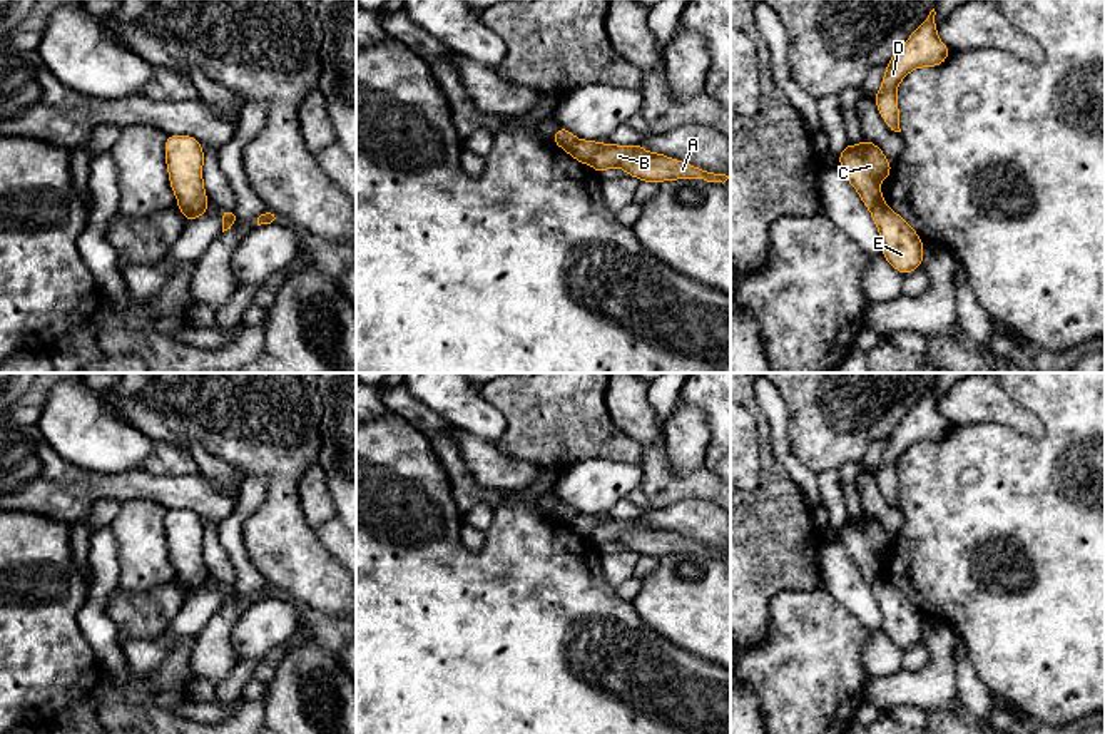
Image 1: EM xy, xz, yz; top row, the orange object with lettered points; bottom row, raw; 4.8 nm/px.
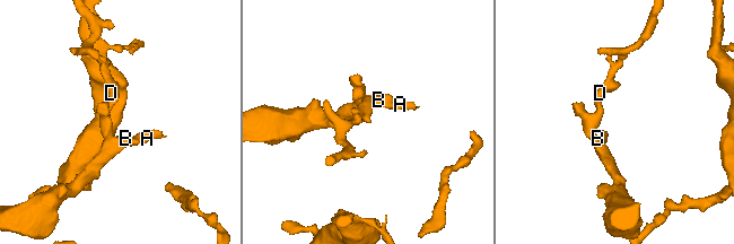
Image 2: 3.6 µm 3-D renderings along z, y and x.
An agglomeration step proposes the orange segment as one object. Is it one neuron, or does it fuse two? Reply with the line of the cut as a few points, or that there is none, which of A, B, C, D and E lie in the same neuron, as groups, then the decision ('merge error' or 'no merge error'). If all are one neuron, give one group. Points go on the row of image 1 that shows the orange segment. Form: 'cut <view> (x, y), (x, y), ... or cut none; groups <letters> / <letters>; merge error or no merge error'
cut xz (575, 137), (560, 146); groups A B E / C D; merge error

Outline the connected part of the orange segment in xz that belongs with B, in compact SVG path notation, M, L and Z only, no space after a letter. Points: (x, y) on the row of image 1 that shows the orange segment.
M575 139L562 145L575 161L592 166L598 174L610 167L620 167L627 176L645 182L675 179L704 179L726 182L731 176L709 172L664 154L644 150L639 142L632 145L600 144L597 140Z

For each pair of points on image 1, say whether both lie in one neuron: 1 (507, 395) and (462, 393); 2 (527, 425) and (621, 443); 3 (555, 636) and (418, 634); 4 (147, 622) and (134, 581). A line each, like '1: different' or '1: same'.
1: different
2: same
3: same
4: different

